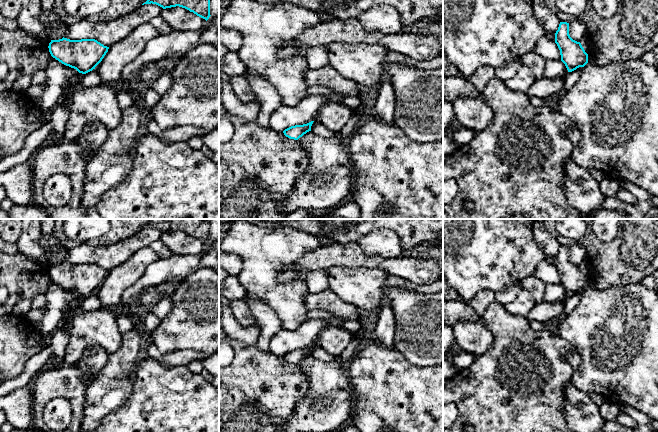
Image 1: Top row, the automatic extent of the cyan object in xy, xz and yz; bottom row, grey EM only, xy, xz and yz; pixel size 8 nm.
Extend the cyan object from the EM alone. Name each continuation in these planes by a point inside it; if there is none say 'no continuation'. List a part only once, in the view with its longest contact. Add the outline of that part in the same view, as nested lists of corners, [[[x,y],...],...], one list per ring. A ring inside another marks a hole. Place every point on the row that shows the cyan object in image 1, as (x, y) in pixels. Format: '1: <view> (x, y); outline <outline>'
no continuation

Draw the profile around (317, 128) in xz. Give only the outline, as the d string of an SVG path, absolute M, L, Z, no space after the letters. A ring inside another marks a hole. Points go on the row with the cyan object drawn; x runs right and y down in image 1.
M314 120L311 126L311 131L324 138L331 138L337 135L336 133L319 123L317 120Z

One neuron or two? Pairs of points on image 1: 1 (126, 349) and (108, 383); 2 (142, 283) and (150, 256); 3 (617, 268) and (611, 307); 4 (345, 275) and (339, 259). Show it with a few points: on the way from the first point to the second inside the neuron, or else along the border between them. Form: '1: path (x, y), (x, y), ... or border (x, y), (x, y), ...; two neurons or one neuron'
1: path (126, 357), (115, 375); one neuron
2: border (158, 258), (151, 262), (132, 284); two neurons
3: border (637, 282), (612, 286), (602, 290), (595, 288); two neurons
4: border (366, 268), (329, 267), (327, 269); two neurons

